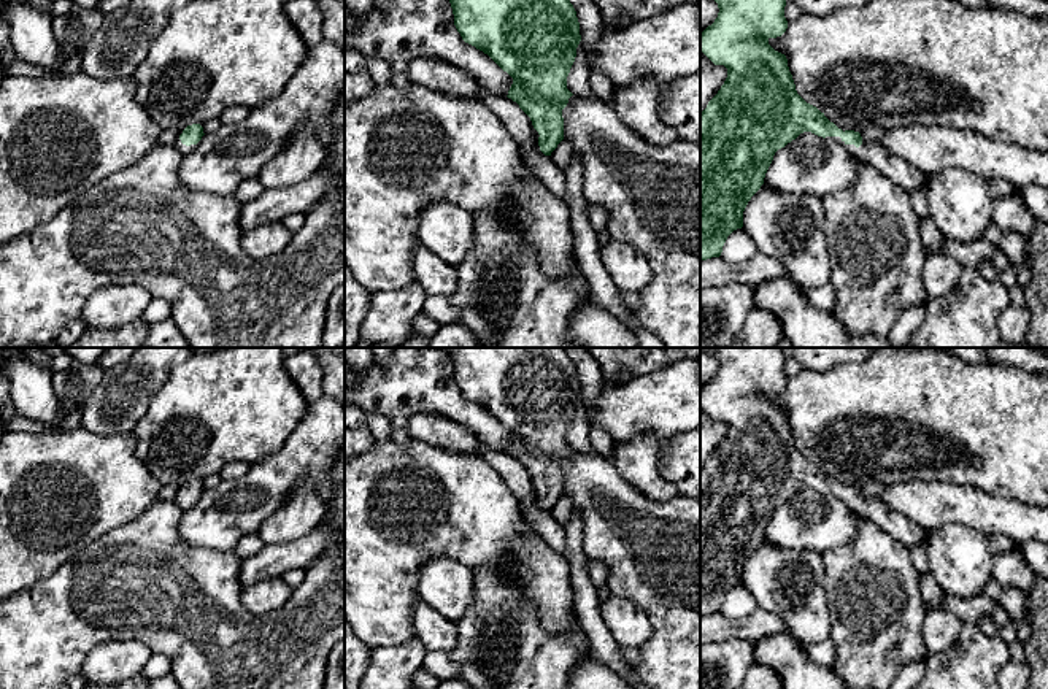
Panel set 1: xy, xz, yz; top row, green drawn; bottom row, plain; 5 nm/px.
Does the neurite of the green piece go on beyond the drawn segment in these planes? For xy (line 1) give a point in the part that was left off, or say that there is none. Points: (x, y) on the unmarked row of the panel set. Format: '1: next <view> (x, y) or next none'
1: next xy (183, 505)

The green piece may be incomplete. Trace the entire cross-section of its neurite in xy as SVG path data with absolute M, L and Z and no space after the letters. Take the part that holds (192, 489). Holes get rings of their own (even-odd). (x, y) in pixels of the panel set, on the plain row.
M200 479L187 481L183 487L178 487L178 495L173 502L181 511L189 510L197 503L203 491L203 483Z

